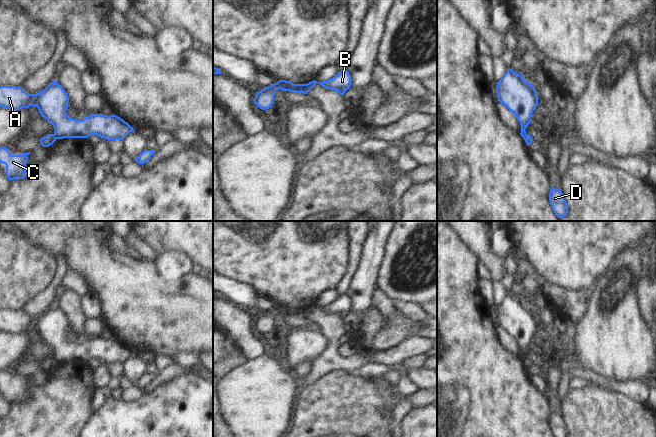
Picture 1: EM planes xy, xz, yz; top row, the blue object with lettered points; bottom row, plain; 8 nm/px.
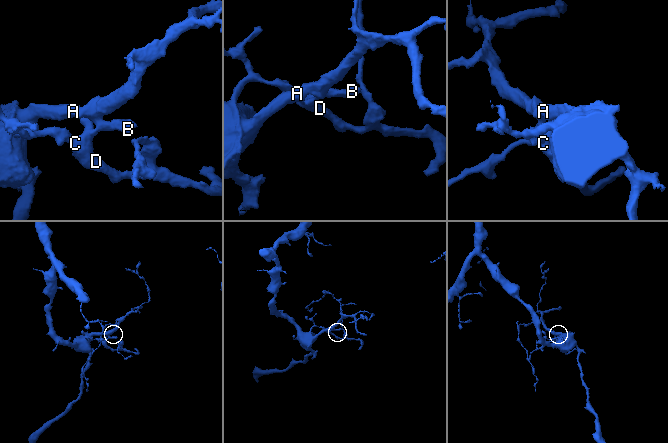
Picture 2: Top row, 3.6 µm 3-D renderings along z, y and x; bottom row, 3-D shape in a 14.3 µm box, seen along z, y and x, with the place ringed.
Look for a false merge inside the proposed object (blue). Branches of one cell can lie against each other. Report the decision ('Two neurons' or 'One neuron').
Two neurons

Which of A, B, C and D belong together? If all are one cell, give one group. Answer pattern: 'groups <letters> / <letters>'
groups A B / C D

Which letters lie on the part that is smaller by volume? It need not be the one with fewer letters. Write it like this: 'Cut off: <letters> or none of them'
Cut off: C, D

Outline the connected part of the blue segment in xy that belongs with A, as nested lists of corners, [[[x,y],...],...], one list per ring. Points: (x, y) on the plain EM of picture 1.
[[[56,305],[37,318],[29,318],[21,311],[0,310],[0,331],[19,334],[35,330],[54,351],[57,363],[88,362],[95,358],[107,364],[123,364],[134,353],[116,339],[92,338],[83,344],[70,342],[66,334],[69,322]]]

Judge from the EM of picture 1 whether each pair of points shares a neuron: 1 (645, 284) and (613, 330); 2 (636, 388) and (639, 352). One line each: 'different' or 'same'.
1: different
2: different

